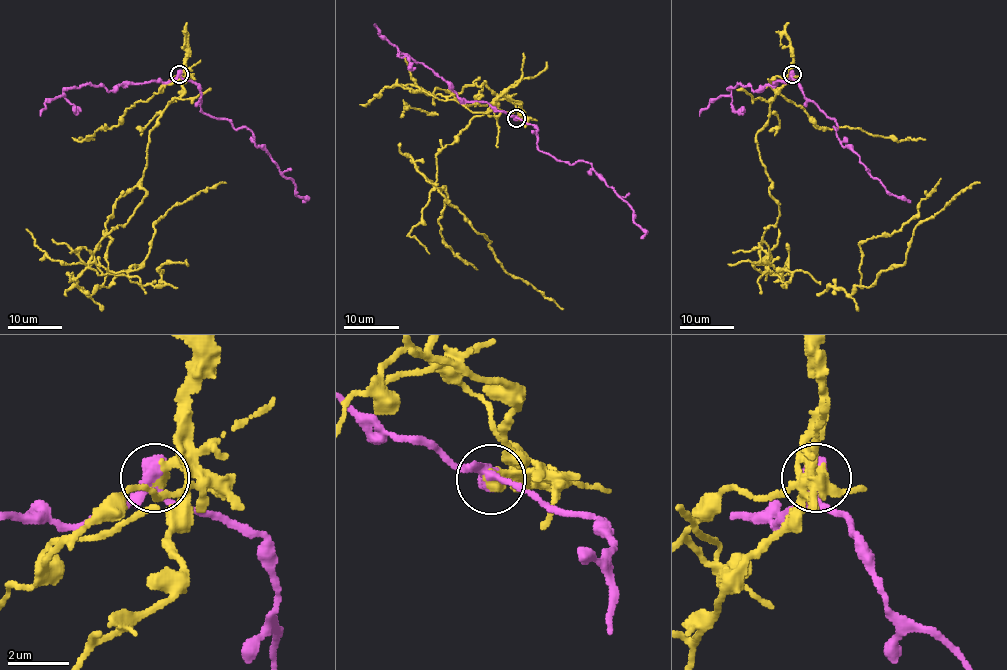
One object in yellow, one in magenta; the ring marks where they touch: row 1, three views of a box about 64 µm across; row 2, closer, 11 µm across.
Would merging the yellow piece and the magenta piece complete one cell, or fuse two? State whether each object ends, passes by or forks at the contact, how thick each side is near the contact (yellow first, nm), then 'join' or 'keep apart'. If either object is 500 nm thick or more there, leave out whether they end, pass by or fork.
yellow ends; magenta passes by; calibres 400 and 480 nm; keep apart

